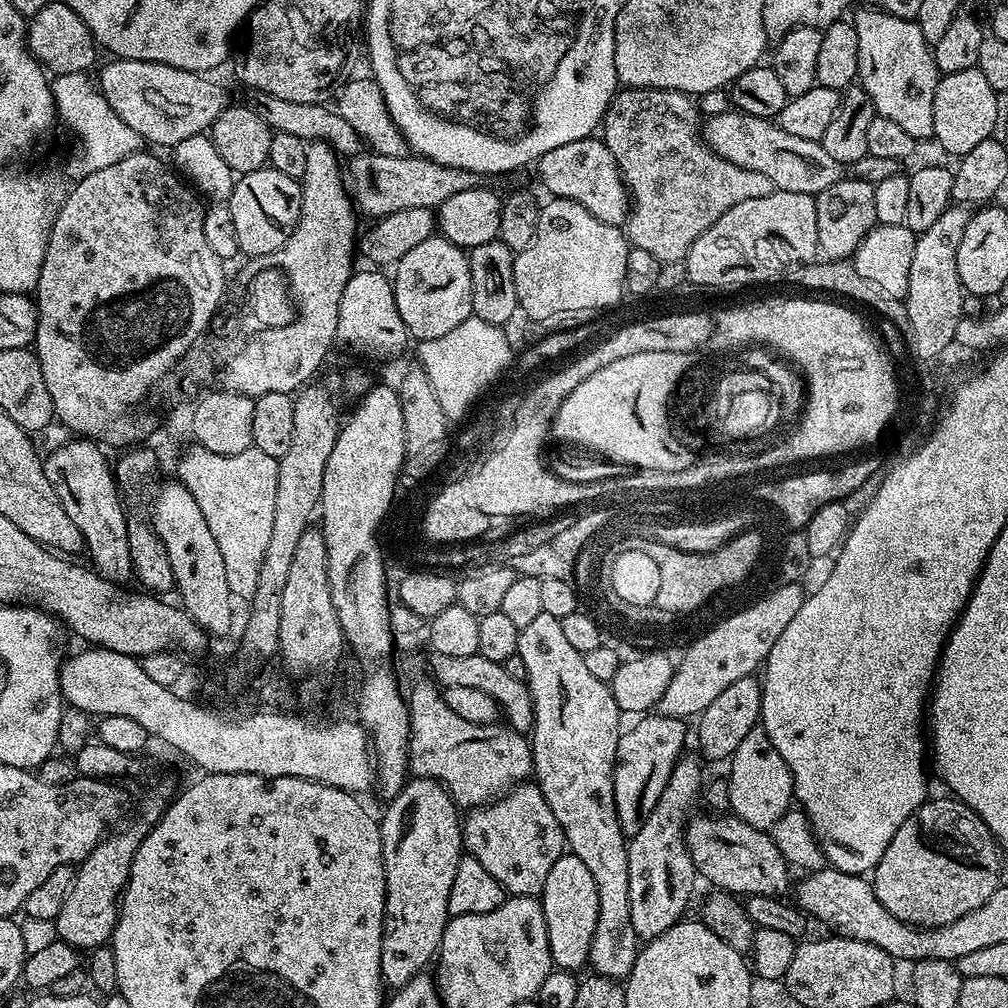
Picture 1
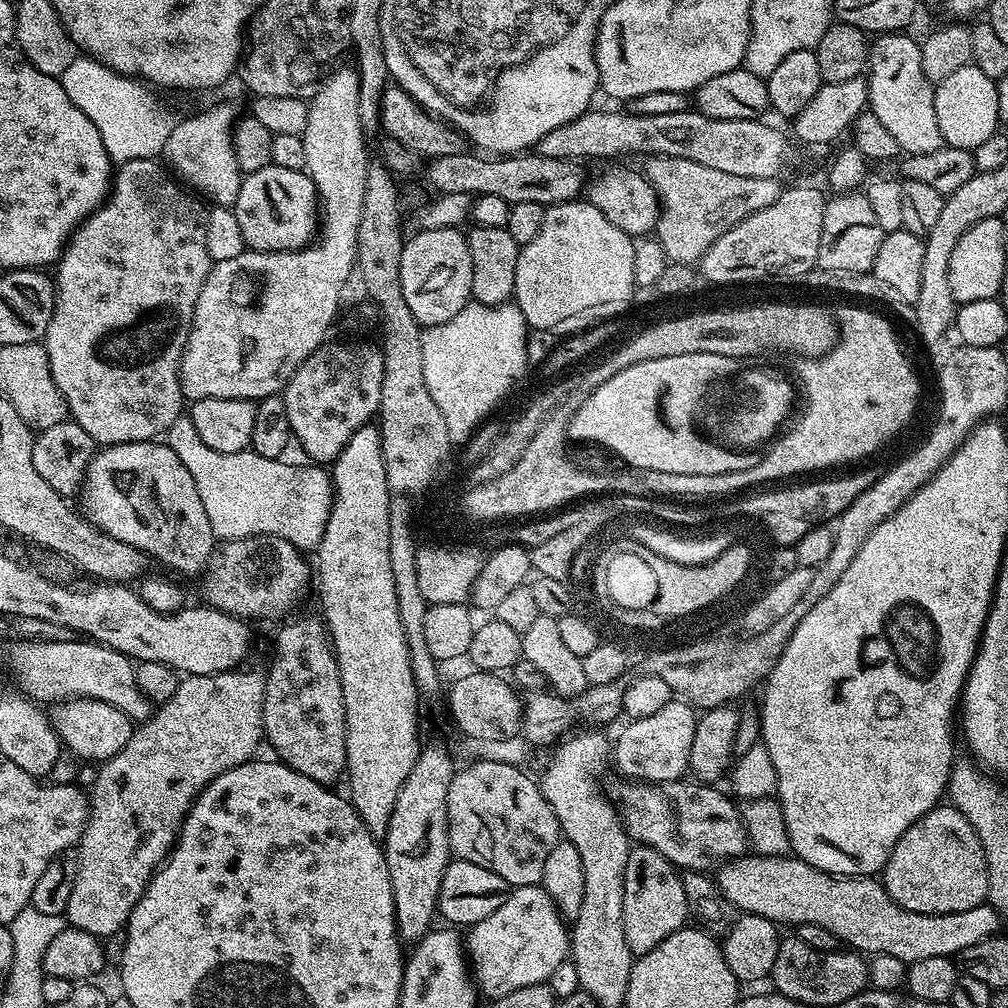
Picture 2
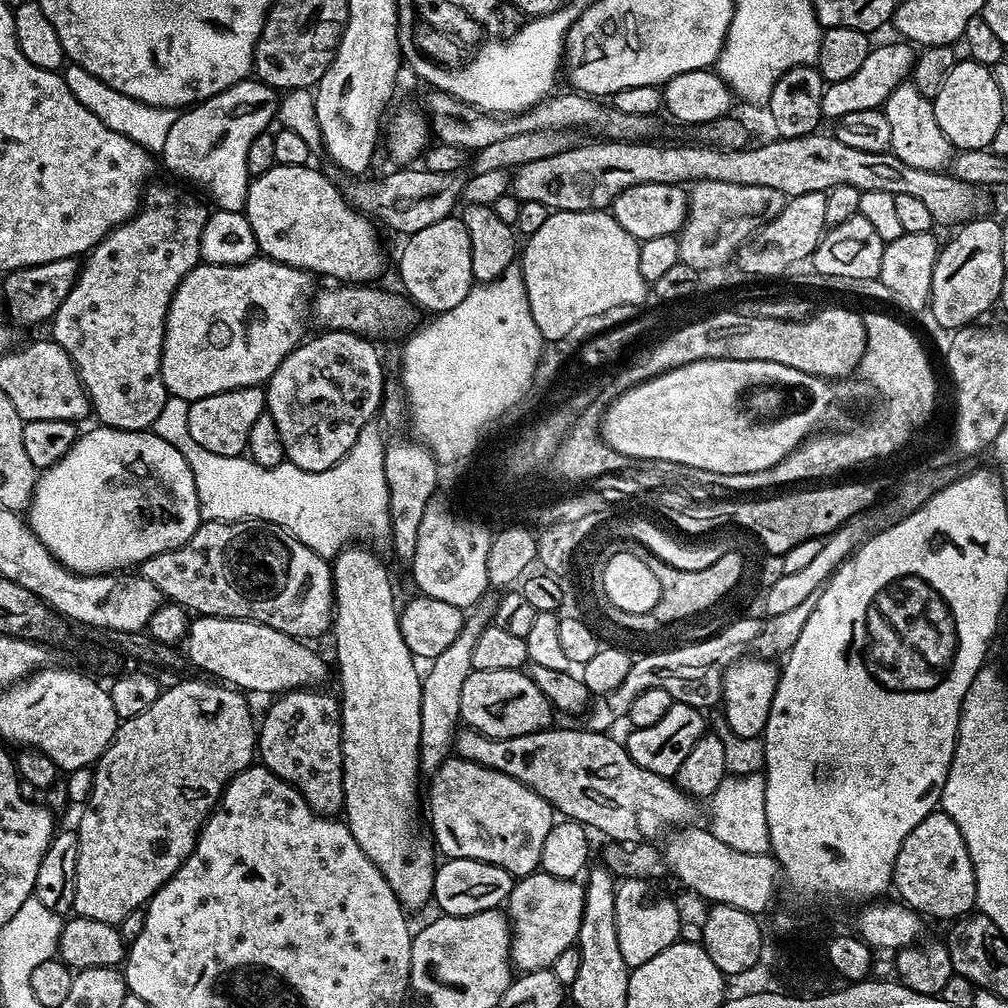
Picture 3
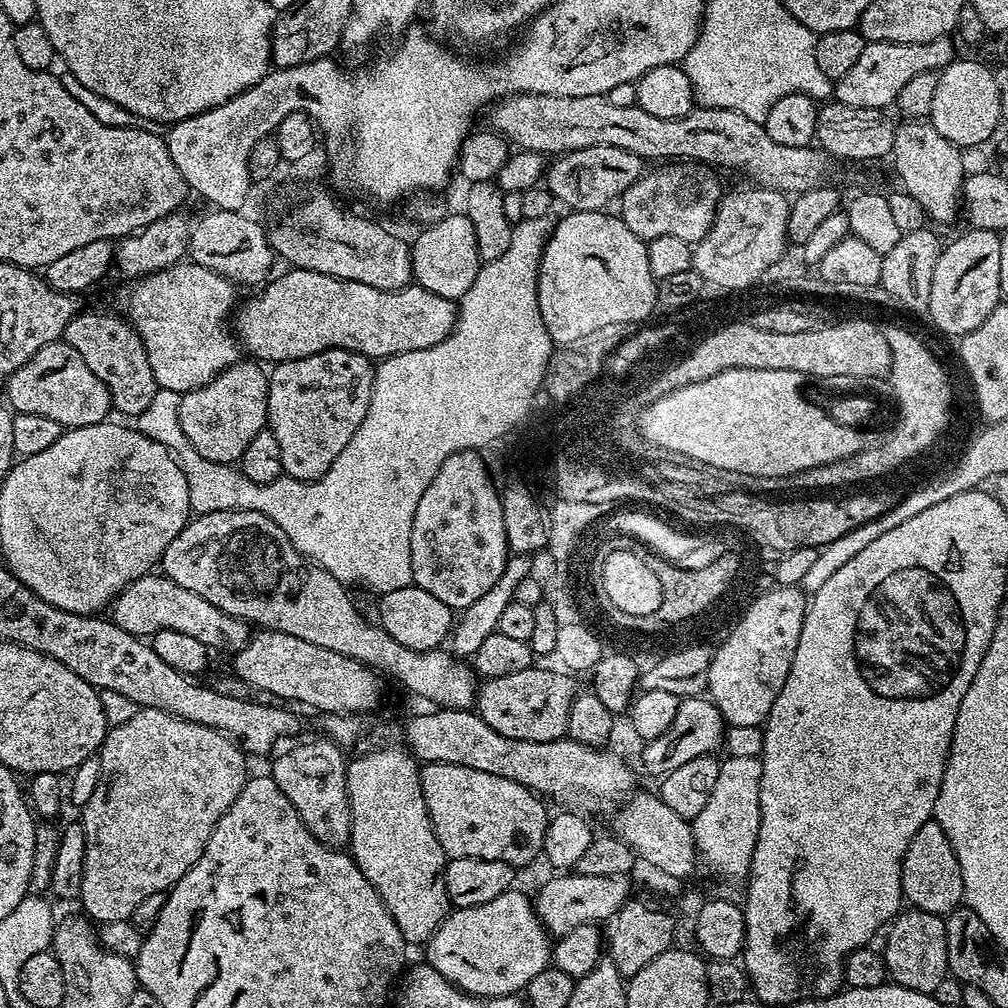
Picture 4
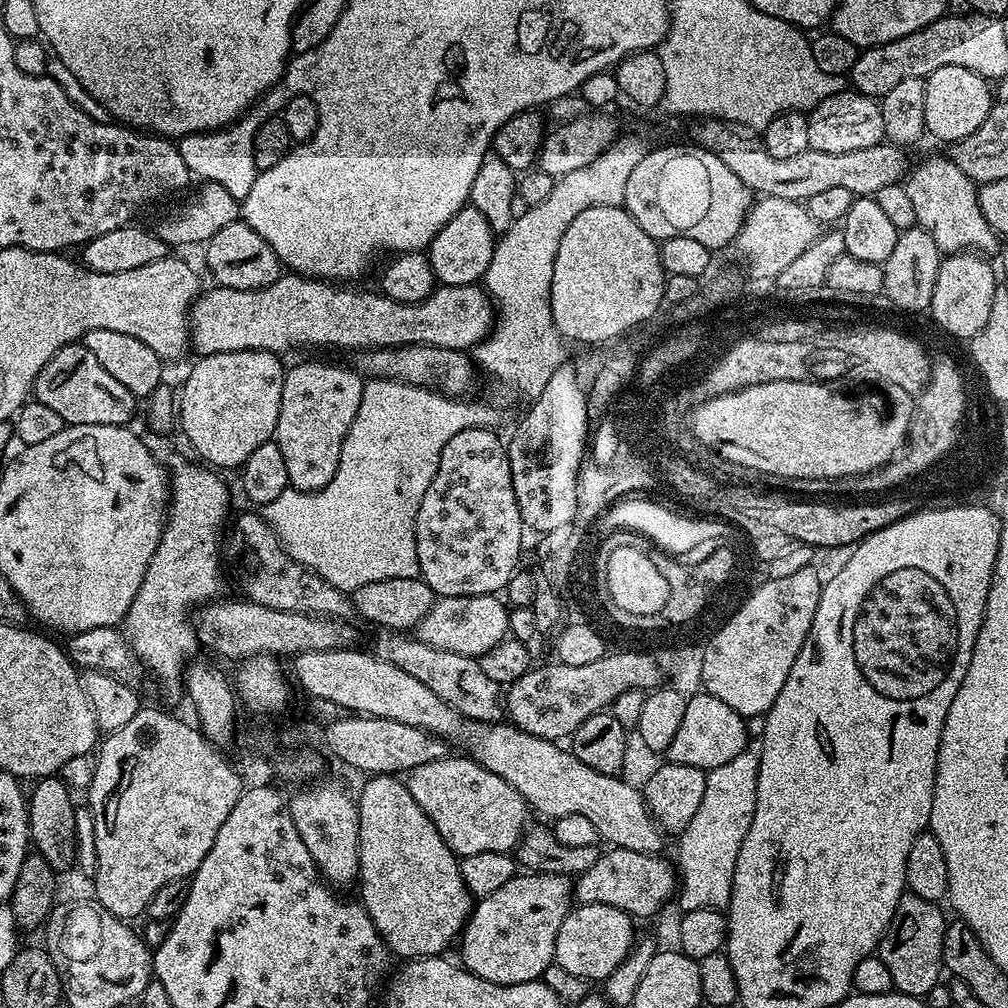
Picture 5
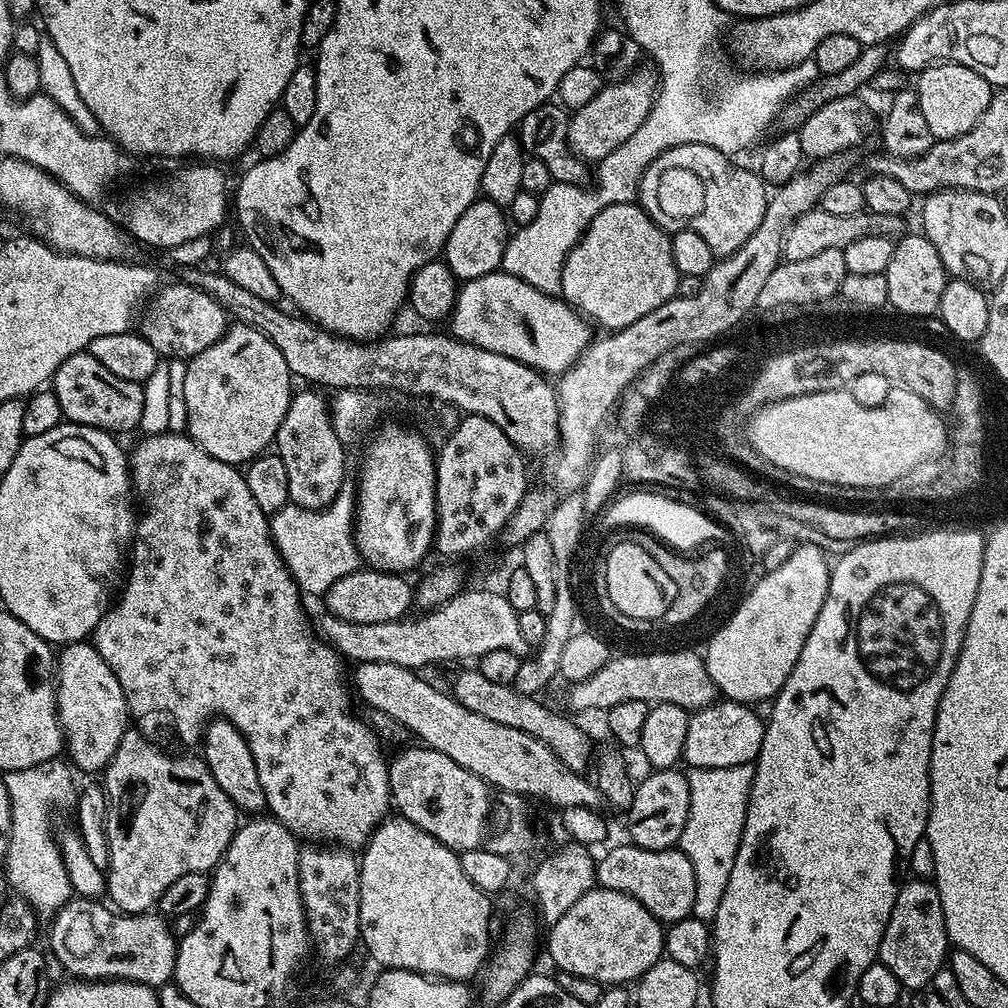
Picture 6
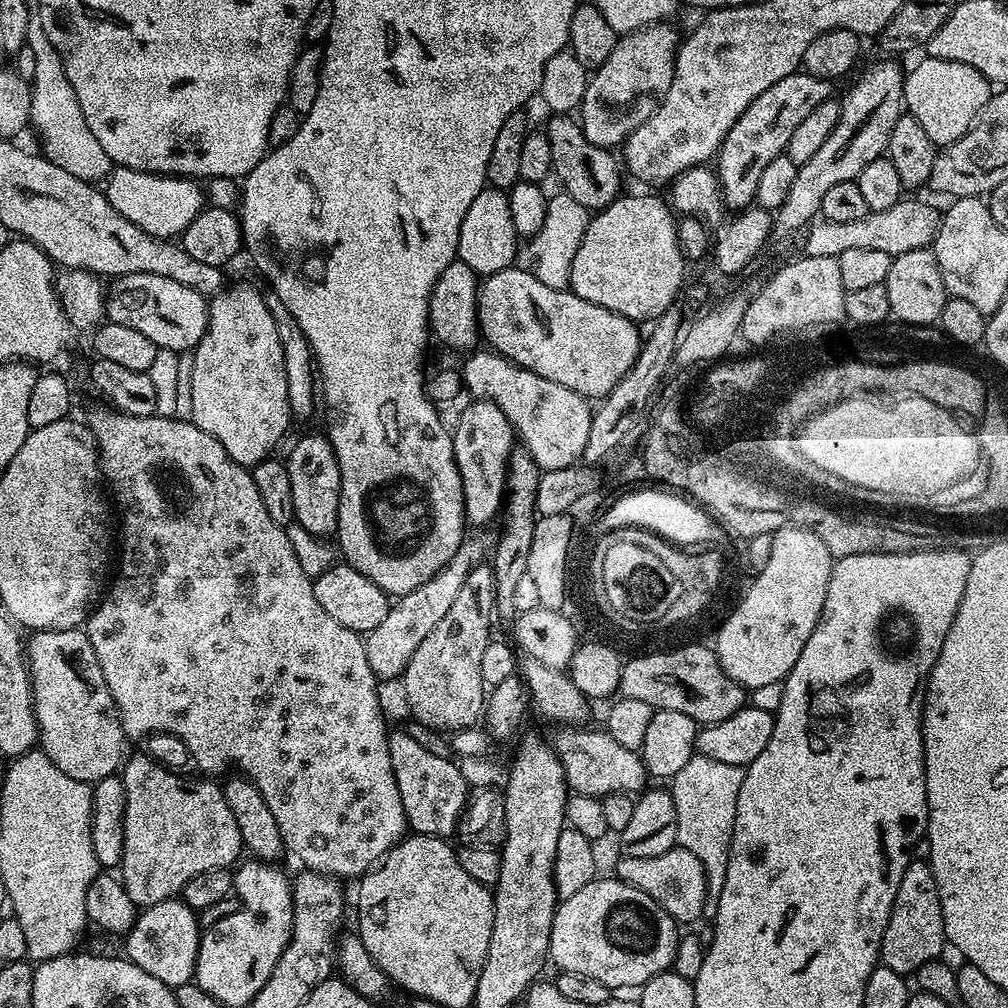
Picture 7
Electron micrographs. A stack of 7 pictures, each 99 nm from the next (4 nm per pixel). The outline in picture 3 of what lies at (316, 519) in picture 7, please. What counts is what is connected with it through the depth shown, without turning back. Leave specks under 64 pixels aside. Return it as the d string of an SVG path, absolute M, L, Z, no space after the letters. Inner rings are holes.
M324 330L319 334L321 336L316 336L313 340L311 338L305 339L293 352L286 354L286 358L282 360L282 366L278 366L278 370L274 370L274 374L266 385L266 411L274 418L274 422L278 426L278 434L282 434L285 461L298 466L298 470L310 470L311 472L330 470L346 455L350 450L350 446L354 446L360 431L369 427L371 420L368 419L379 413L380 402L384 399L384 386L386 383L384 364L380 361L380 352L372 345L375 343L369 337L359 336L357 332L333 332L331 330Z

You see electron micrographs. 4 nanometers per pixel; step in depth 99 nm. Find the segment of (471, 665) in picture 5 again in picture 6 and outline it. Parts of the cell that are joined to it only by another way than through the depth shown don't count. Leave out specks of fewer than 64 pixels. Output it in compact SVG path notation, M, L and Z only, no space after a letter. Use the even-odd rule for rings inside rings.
M475 667L468 668L465 672L460 672L452 680L451 695L455 696L456 701L462 706L466 706L466 710L474 710L474 714L482 714L482 718L490 718L490 722L502 722L502 726L514 726L514 730L522 730L526 734L530 734L534 738L538 738L546 746L550 746L550 750L554 750L554 754L560 759L571 772L583 773L584 767L589 767L590 761L594 756L594 747L588 741L588 736L575 724L572 720L567 720L558 712L551 712L546 705L536 696L526 696L516 691L511 684L501 686L499 682L489 682Z

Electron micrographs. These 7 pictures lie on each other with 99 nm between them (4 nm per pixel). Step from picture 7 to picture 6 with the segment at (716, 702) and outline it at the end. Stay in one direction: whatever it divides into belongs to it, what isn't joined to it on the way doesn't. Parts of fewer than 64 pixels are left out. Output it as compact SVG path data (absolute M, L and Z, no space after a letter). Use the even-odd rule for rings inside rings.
M676 655L676 656L651 656L641 657L640 659L620 660L620 663L613 663L608 660L598 674L594 674L585 680L577 680L571 685L568 692L568 704L576 712L588 712L591 708L601 708L607 710L618 706L618 702L648 702L654 704L673 704L682 706L689 710L704 708L717 699L718 691L714 681L711 680L710 674L703 672L700 667L700 661L695 656Z

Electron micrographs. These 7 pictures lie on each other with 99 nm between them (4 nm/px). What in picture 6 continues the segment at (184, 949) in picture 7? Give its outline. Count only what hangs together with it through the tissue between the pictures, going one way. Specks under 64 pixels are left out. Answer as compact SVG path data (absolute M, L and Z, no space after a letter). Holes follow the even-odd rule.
M73 898L51 917L48 944L57 962L69 972L67 975L91 981L129 980L155 989L169 983L178 943L177 933L172 933L168 925L171 923L159 914L121 914L100 903L104 902Z

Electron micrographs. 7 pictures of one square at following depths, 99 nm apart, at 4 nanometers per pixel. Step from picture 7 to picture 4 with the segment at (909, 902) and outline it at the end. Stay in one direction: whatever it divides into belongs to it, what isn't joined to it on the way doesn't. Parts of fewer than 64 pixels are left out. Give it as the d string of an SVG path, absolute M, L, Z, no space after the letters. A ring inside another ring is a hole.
M909 907L887 925L888 937L884 940L882 951L891 983L900 984L906 990L918 990L929 994L938 990L938 982L942 982L942 978L950 974L944 922L943 916L935 916L921 908Z

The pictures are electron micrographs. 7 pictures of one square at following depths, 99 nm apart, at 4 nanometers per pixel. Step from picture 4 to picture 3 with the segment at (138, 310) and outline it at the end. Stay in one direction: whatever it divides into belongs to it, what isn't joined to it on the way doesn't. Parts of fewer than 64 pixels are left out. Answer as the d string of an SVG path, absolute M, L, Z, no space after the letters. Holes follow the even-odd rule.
M257 258L245 264L205 264L196 265L186 278L174 290L174 298L168 307L166 322L164 323L164 345L162 346L162 382L166 386L169 396L177 396L189 402L210 398L210 394L222 394L226 390L238 390L239 388L258 388L267 385L268 380L282 366L282 360L286 354L293 352L305 339L304 323L310 320L310 305L314 300L314 287L312 288L313 273L303 272L301 268L286 266L282 262L274 262L267 258Z

